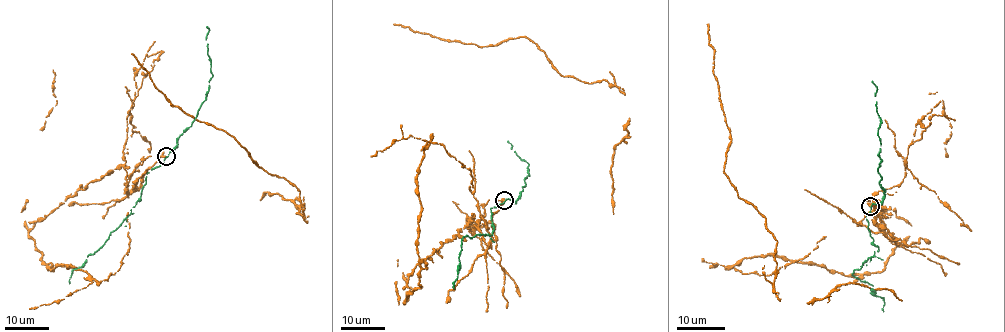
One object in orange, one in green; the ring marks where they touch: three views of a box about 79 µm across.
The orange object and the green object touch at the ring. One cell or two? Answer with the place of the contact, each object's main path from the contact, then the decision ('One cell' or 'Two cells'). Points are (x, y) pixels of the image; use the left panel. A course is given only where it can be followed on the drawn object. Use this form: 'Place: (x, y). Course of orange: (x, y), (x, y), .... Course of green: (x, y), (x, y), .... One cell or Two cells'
Place: (166, 156). Course of orange: (165, 157), (128, 197), (114, 168), (28, 233), (48, 271), (97, 282), (130, 247), (128, 212). Course of green: (166, 157), (162, 164), (147, 174), (141, 198), (100, 248), (87, 256), (85, 265), (73, 270), (69, 283). Two cells

